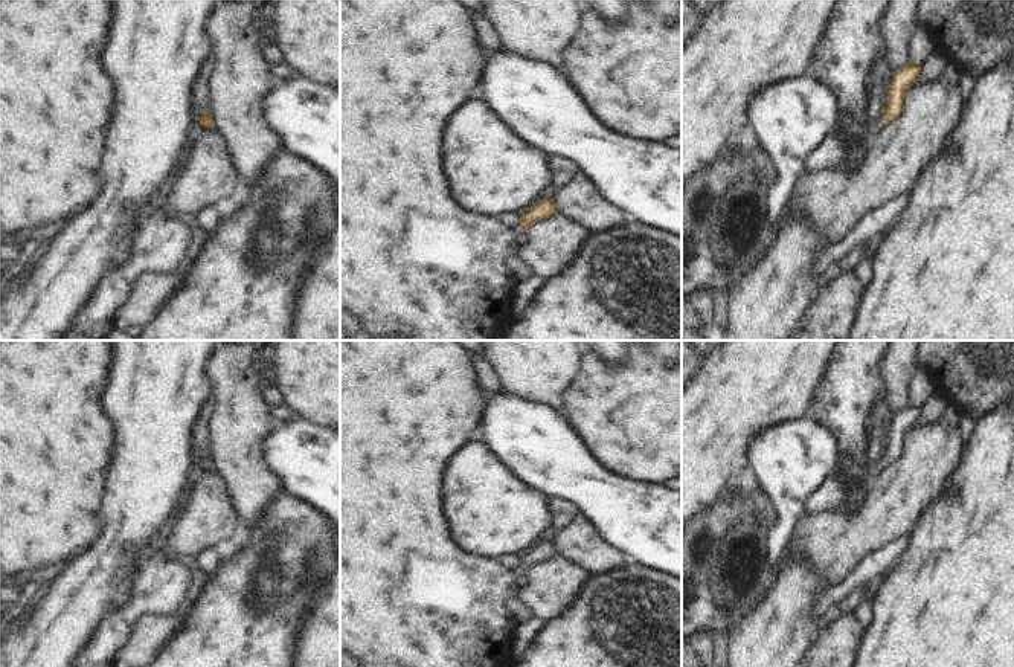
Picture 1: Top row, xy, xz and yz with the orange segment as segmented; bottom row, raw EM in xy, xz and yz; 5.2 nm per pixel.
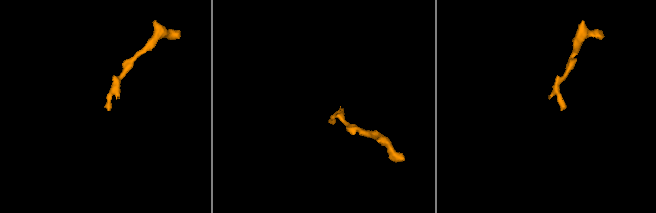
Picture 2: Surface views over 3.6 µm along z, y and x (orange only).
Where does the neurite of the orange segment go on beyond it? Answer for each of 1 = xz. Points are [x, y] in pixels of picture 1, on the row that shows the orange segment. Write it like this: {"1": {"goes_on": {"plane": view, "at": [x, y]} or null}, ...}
{"1": {"goes_on": {"plane": "xz", "at": [564, 170]}}}

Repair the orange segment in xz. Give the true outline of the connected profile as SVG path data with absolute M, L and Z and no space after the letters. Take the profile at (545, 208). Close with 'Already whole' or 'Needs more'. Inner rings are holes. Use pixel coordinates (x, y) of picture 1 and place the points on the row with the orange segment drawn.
M554 159L554 185L547 191L547 197L534 203L531 211L520 217L520 227L525 230L534 223L550 217L557 212L555 197L558 192L570 185L573 179L581 174L581 166L570 159Z. Needs more

